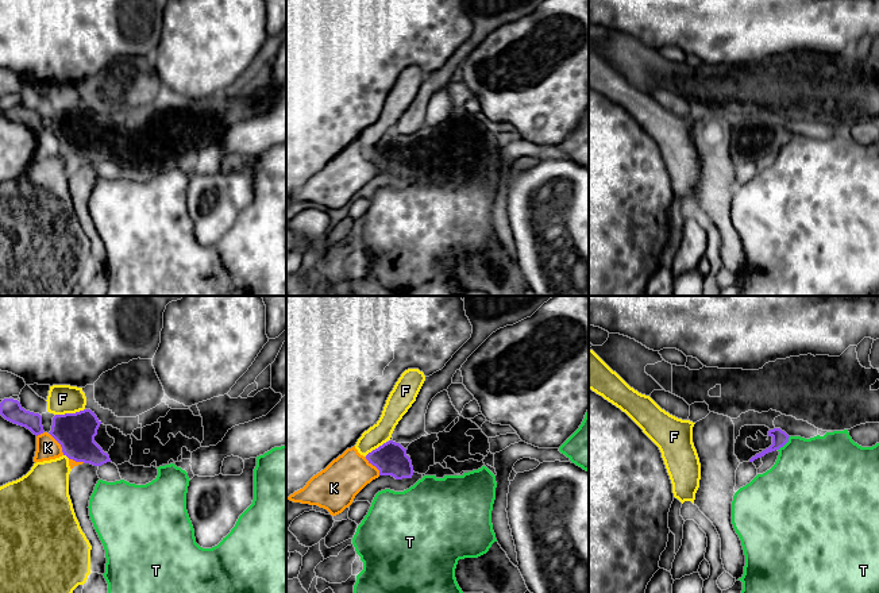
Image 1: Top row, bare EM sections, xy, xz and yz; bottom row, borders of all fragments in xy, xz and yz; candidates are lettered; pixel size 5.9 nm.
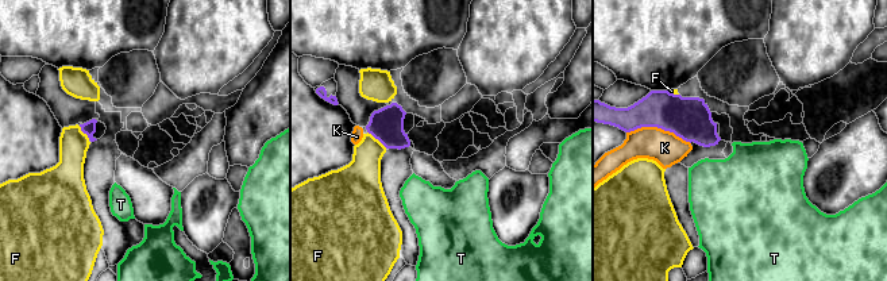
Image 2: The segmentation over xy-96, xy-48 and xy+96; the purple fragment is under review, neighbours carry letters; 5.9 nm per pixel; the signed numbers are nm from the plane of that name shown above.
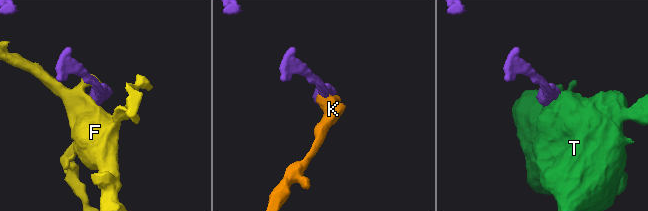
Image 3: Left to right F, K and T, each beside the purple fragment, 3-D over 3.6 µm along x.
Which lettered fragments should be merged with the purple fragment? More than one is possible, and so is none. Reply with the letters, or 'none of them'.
none of them

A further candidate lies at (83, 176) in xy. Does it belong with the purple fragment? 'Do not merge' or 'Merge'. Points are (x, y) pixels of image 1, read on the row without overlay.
Do not merge

